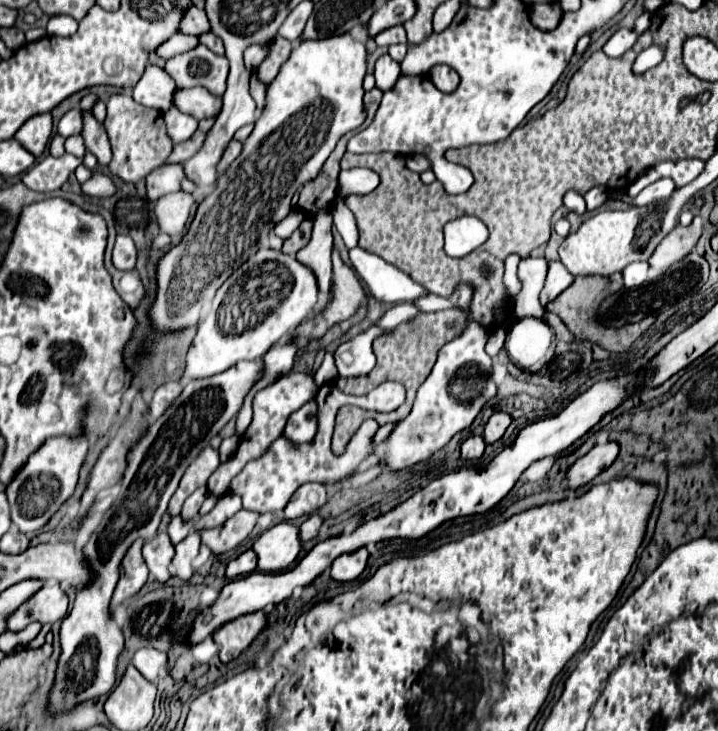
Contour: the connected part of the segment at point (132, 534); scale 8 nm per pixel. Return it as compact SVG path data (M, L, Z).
M260 359L260 361L240 361L238 365L230 367L224 373L218 373L218 375L206 377L206 379L194 379L194 381L186 383L182 395L178 395L178 399L174 399L174 403L166 409L166 413L154 425L150 425L146 429L146 433L138 439L138 443L134 443L134 447L130 449L128 467L126 467L122 483L120 483L120 493L118 493L116 501L112 503L112 507L104 513L102 523L90 535L90 541L84 547L84 559L86 559L86 565L90 565L94 579L76 591L74 607L70 609L70 613L66 615L66 619L62 621L62 627L60 627L62 655L60 655L60 663L58 663L58 671L56 671L56 683L54 683L54 689L50 691L50 711L52 713L68 711L70 707L74 707L86 699L110 693L110 689L114 687L116 659L118 659L120 651L124 649L122 631L116 625L114 615L110 611L112 591L114 591L118 575L120 575L120 561L136 539L148 541L156 535L162 515L166 513L168 501L174 495L174 491L180 483L180 477L184 475L190 461L196 459L196 455L210 443L210 439L214 435L218 435L218 431L240 411L244 397L250 393L250 389L262 377L264 377L264 367L262 367L262 359Z

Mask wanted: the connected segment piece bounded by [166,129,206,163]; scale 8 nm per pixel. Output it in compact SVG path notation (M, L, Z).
M198 129L190 139L186 139L184 143L174 145L174 149L172 149L172 153L168 155L166 163L184 163L186 159L194 157L194 155L200 151L200 147L202 147L204 139L206 139L206 133Z

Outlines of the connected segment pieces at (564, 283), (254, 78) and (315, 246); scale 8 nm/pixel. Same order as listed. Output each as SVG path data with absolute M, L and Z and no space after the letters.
M550 261L548 267L548 277L546 277L546 285L540 293L540 305L546 307L552 299L556 299L570 283L574 281L574 277L566 271L566 267L560 261Z
M257 72L251 76L250 86L251 96L256 103L256 111L260 114L264 109L264 105L266 105L266 87L259 80Z
M322 211L320 215L316 215L314 221L314 229L312 229L312 239L306 247L302 247L302 251L296 253L296 259L310 267L318 279L318 289L328 293L330 291L330 283L332 283L332 265L330 265L330 251L332 251L332 213Z

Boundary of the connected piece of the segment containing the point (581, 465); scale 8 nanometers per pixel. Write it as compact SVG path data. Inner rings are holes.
M614 441L592 447L584 457L580 457L568 469L568 475L566 475L568 489L578 489L578 487L586 485L588 481L592 481L600 471L604 471L606 467L610 467L614 463L618 453L620 453L620 445Z

